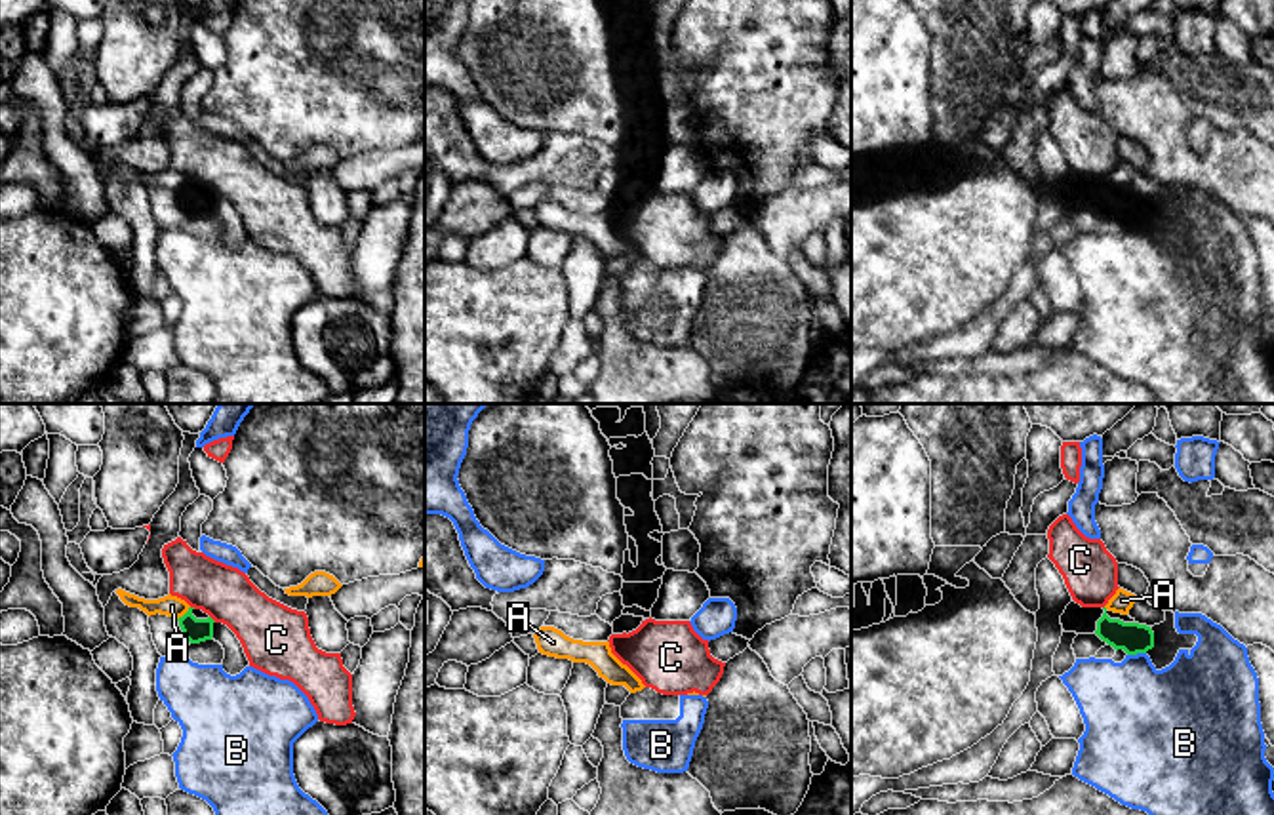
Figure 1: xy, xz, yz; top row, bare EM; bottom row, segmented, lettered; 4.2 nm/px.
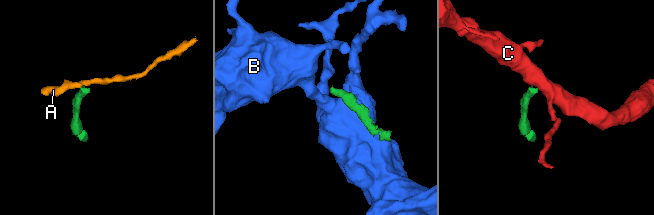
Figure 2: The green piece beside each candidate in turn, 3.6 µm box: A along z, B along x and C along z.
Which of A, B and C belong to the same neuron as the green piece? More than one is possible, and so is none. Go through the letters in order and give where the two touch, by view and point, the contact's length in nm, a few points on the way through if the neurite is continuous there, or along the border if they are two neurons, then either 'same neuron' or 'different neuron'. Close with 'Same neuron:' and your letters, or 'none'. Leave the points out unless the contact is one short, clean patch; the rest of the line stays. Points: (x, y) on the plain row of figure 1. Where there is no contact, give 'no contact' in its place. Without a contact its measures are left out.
A: contact xy (185, 187); length 80 nm; border xy (189, 179), (178, 193); different neuron
B: contact yz (1135, 227); length 80 nm; different neuron
C: contact xy (212, 193); length 40 nm; border xy (210, 189), (216, 195); different neuron
Same neuron: none

